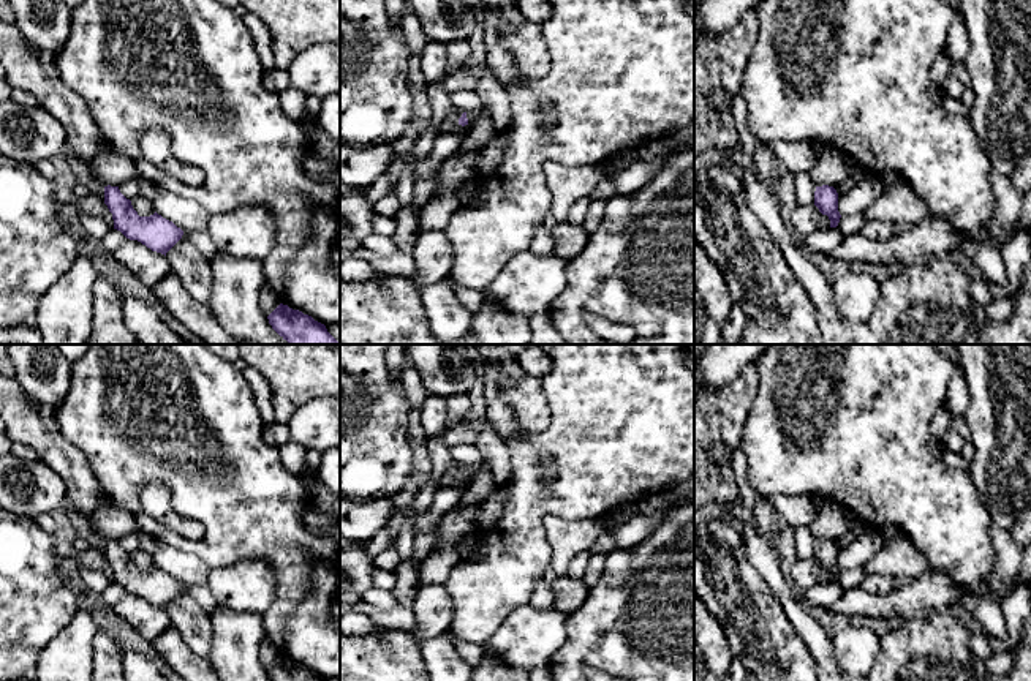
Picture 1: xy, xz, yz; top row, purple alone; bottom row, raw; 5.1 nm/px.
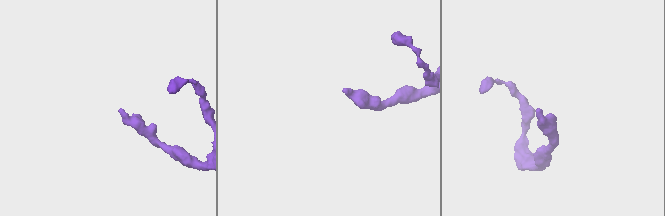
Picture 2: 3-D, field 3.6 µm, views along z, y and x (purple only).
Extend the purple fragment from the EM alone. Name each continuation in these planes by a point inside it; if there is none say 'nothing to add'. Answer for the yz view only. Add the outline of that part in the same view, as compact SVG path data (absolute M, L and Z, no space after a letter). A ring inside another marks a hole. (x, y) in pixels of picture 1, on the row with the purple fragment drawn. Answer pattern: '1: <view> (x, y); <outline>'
nothing to add

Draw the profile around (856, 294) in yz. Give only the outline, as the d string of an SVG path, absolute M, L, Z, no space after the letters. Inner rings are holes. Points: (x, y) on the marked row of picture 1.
M849 270L832 286L838 313L846 319L865 321L876 308L882 284L871 275Z

